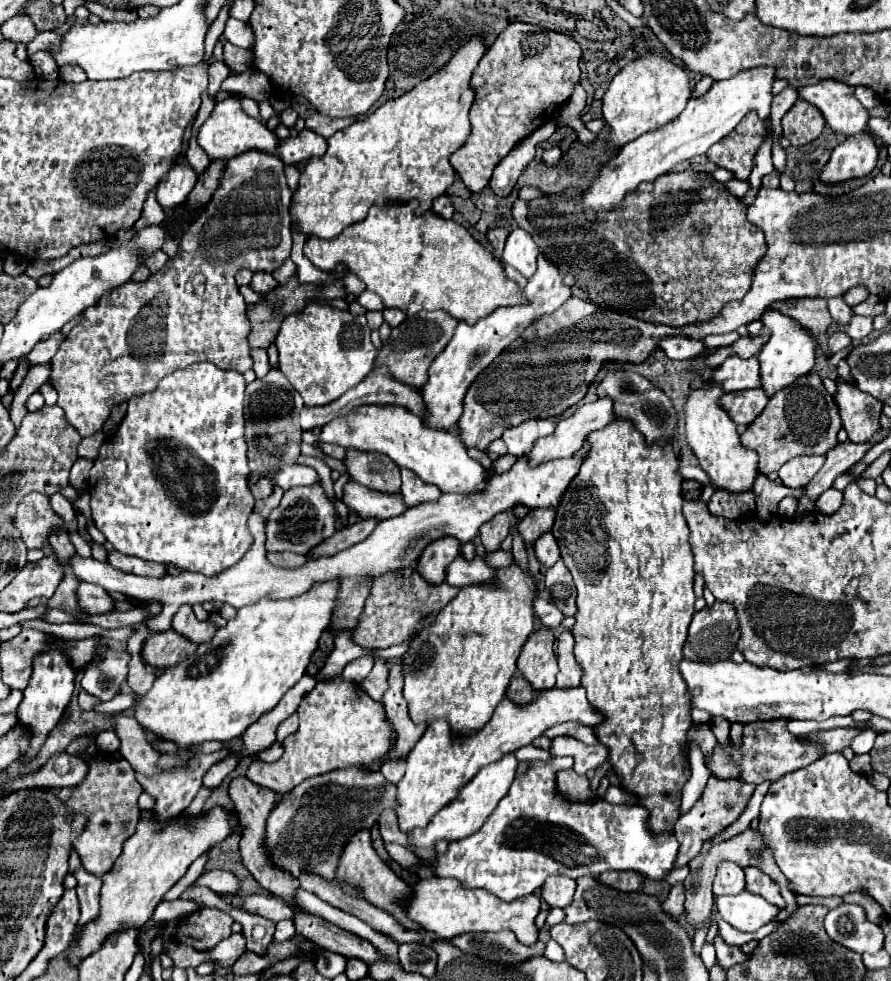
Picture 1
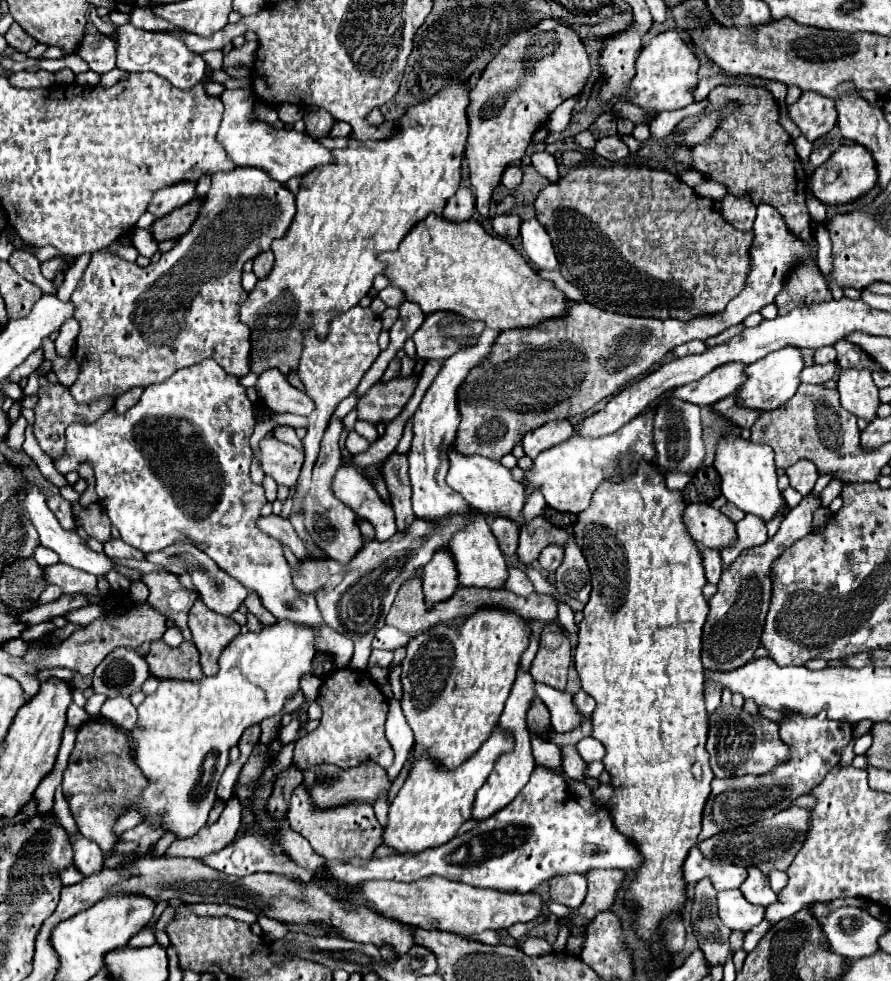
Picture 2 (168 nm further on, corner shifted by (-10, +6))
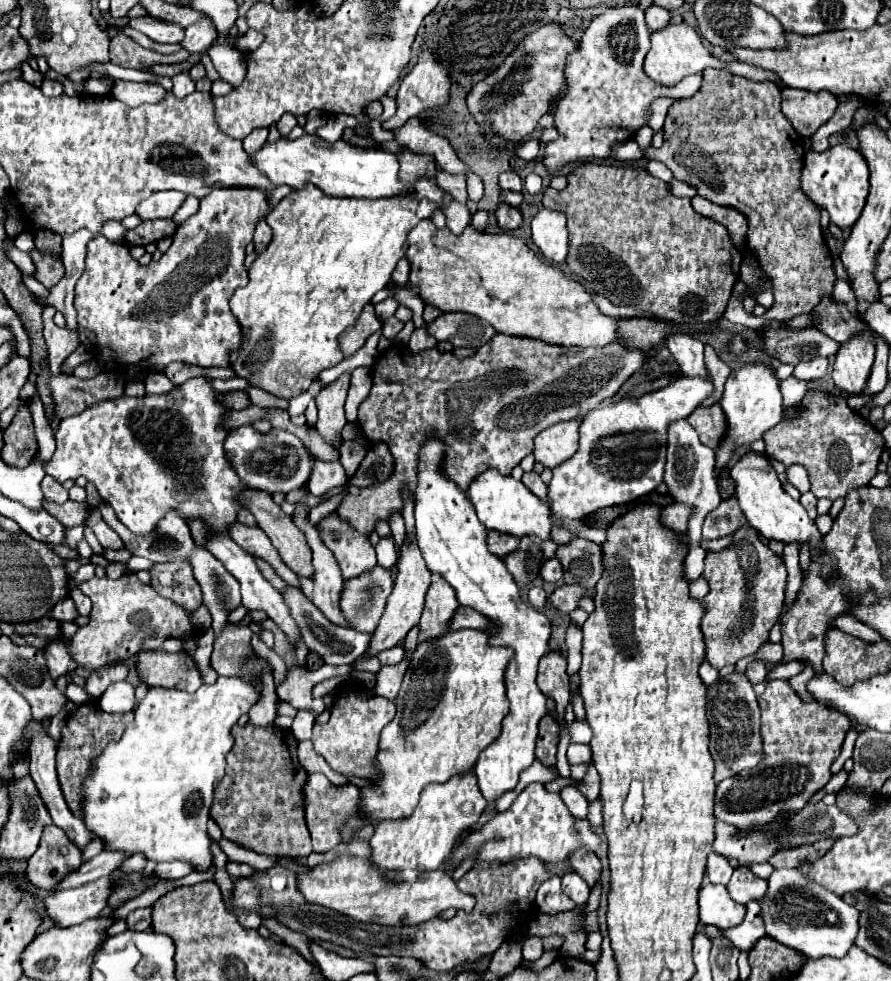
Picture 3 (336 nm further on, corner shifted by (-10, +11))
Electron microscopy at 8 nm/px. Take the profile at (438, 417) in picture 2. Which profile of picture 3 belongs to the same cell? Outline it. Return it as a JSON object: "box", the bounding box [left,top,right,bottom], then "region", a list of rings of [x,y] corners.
{"box":[414,435,550,803],"region":[[[438,435],[426,437],[418,451],[414,515],[420,551],[426,567],[440,573],[454,587],[460,605],[472,607],[492,621],[492,629],[488,629],[490,643],[514,649],[514,659],[506,669],[506,697],[510,701],[510,711],[502,721],[500,735],[480,753],[474,767],[484,799],[494,803],[506,791],[516,787],[520,773],[536,759],[534,743],[538,737],[538,721],[546,715],[546,695],[536,685],[536,669],[540,657],[548,653],[550,619],[520,599],[518,585],[514,585],[504,559],[488,551],[488,529],[476,517],[476,509],[466,493],[444,473],[444,451],[446,443]]]}

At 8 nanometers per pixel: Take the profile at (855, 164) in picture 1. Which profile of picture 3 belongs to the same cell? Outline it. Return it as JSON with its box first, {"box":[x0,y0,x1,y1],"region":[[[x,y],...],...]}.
{"box":[802,143,868,227],"region":[[[846,143],[834,145],[824,153],[810,151],[804,157],[802,169],[802,189],[820,207],[830,213],[830,221],[838,227],[852,227],[862,213],[868,197],[868,163],[860,151],[848,147]]]}

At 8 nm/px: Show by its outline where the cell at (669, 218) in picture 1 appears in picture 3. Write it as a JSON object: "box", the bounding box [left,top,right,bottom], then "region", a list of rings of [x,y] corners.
{"box":[542,163,742,323],"region":[[[582,163],[578,165],[572,173],[566,175],[568,185],[562,191],[556,191],[552,187],[548,187],[544,191],[542,197],[542,205],[546,209],[556,209],[560,213],[566,215],[566,225],[568,225],[568,233],[570,233],[570,243],[568,243],[568,259],[566,265],[570,269],[572,275],[576,275],[580,281],[586,281],[586,291],[596,293],[606,297],[612,305],[626,305],[626,307],[636,307],[638,311],[646,311],[656,315],[658,319],[664,321],[686,321],[686,323],[706,323],[706,321],[716,321],[724,315],[724,309],[728,305],[728,299],[732,295],[734,283],[738,281],[738,273],[740,273],[740,265],[742,265],[742,253],[740,249],[732,243],[726,227],[722,227],[720,223],[698,215],[692,209],[690,199],[686,197],[674,197],[668,183],[652,177],[646,169],[642,167],[630,167],[630,165],[598,165],[598,163]]]}

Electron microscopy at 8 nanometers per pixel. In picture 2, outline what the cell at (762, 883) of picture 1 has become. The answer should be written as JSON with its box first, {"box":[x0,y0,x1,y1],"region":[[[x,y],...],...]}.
{"box":[740,866,776,906],"region":[[[750,866],[748,868],[748,878],[744,880],[744,884],[740,886],[740,892],[744,894],[744,898],[750,904],[758,904],[758,906],[768,906],[772,902],[776,902],[776,894],[770,888],[768,876],[764,876],[758,868]]]}

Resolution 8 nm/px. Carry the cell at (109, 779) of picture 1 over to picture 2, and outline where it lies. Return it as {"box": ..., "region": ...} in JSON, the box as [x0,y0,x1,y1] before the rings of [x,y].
{"box":[62,722,144,852],"region":[[[86,722],[78,728],[76,746],[70,754],[68,768],[64,770],[62,788],[78,830],[94,840],[102,852],[108,852],[108,848],[118,840],[112,832],[118,812],[128,804],[128,800],[132,800],[132,796],[136,796],[136,792],[140,792],[140,788],[144,788],[144,776],[132,764],[128,750],[128,730],[116,728],[110,722]]]}

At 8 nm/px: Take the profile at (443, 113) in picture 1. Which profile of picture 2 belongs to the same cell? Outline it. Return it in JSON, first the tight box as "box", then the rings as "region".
{"box":[240,84,468,376],"region":[[[458,84],[458,86],[448,86],[442,92],[438,92],[436,96],[432,96],[428,102],[416,104],[412,108],[408,108],[406,116],[402,116],[398,122],[398,136],[390,138],[390,140],[382,140],[382,142],[358,142],[358,140],[348,140],[348,148],[344,150],[332,150],[334,154],[334,164],[326,164],[326,168],[316,168],[310,174],[302,176],[300,180],[300,192],[296,194],[296,214],[294,220],[288,228],[288,232],[284,234],[284,238],[274,240],[272,242],[272,252],[274,252],[274,266],[272,272],[258,280],[254,290],[248,294],[248,300],[242,304],[240,316],[242,322],[250,326],[250,342],[252,342],[252,350],[250,350],[250,372],[254,374],[262,374],[268,368],[278,368],[280,372],[284,372],[284,376],[288,376],[290,372],[298,370],[298,362],[300,362],[300,354],[302,354],[302,342],[300,342],[300,334],[304,330],[314,330],[316,338],[324,340],[328,336],[328,324],[336,314],[342,314],[346,310],[350,310],[352,306],[356,306],[372,288],[372,282],[378,274],[384,272],[386,264],[382,264],[378,260],[378,254],[384,250],[396,250],[398,244],[402,242],[402,238],[418,224],[422,222],[428,214],[436,214],[442,216],[442,210],[448,202],[448,198],[452,194],[456,194],[458,186],[460,186],[460,162],[462,162],[462,152],[466,146],[466,138],[468,138],[468,118],[466,118],[466,108],[468,108],[468,84]]]}

